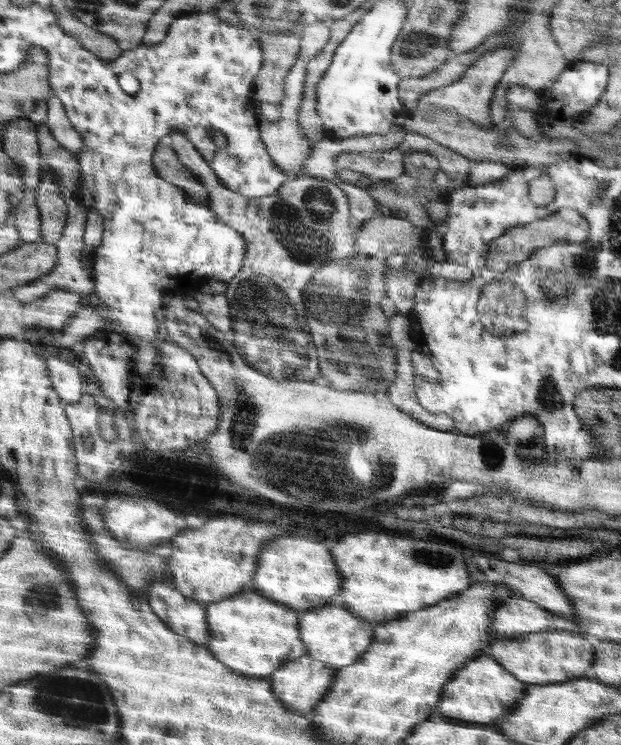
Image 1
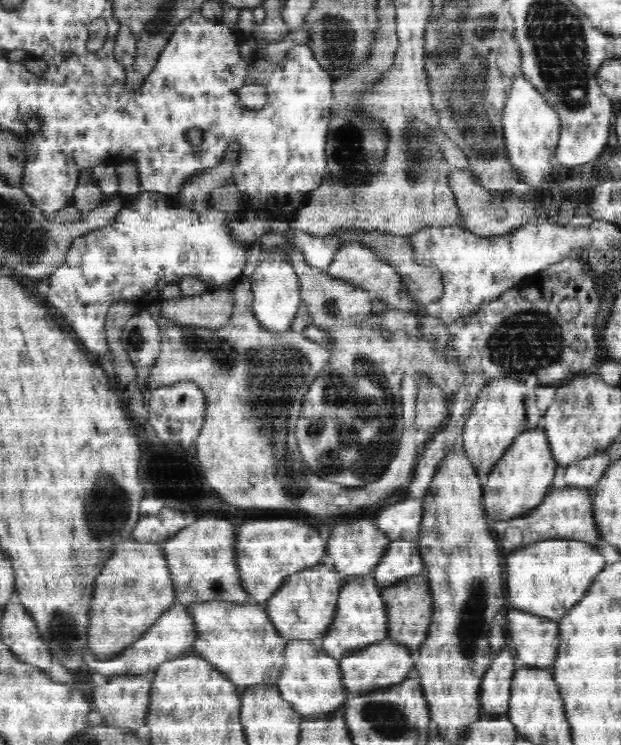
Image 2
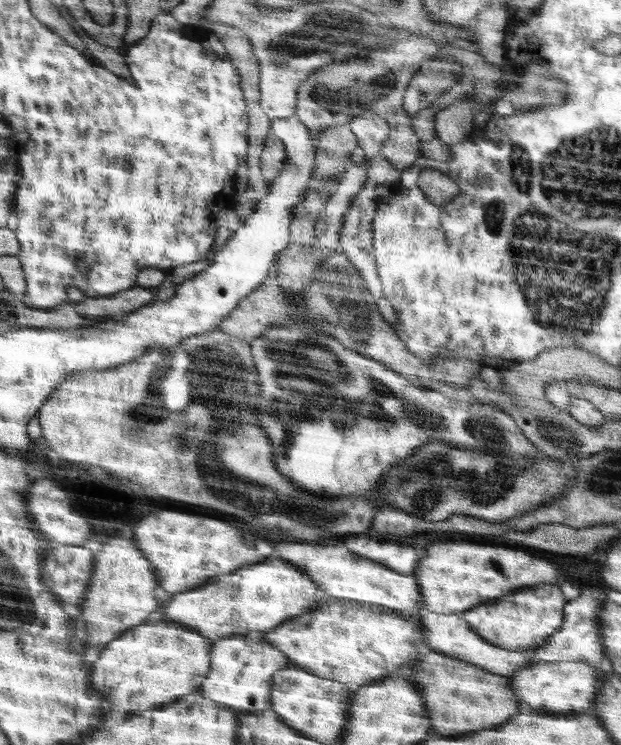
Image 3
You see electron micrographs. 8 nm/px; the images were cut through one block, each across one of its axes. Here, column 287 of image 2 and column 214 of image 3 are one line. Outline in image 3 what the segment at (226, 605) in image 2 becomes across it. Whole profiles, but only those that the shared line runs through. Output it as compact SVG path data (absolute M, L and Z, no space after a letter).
M174 621L144 622L110 642L91 664L92 686L110 706L150 710L169 705L200 690L206 674L210 673L214 642L216 639L204 637Z

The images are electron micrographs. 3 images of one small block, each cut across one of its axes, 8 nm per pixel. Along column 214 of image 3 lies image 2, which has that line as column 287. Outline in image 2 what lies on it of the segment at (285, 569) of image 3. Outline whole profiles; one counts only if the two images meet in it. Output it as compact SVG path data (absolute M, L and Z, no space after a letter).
M311 566L291 574L265 602L264 607L276 630L289 641L316 641L331 628L340 589L346 578L332 566Z

